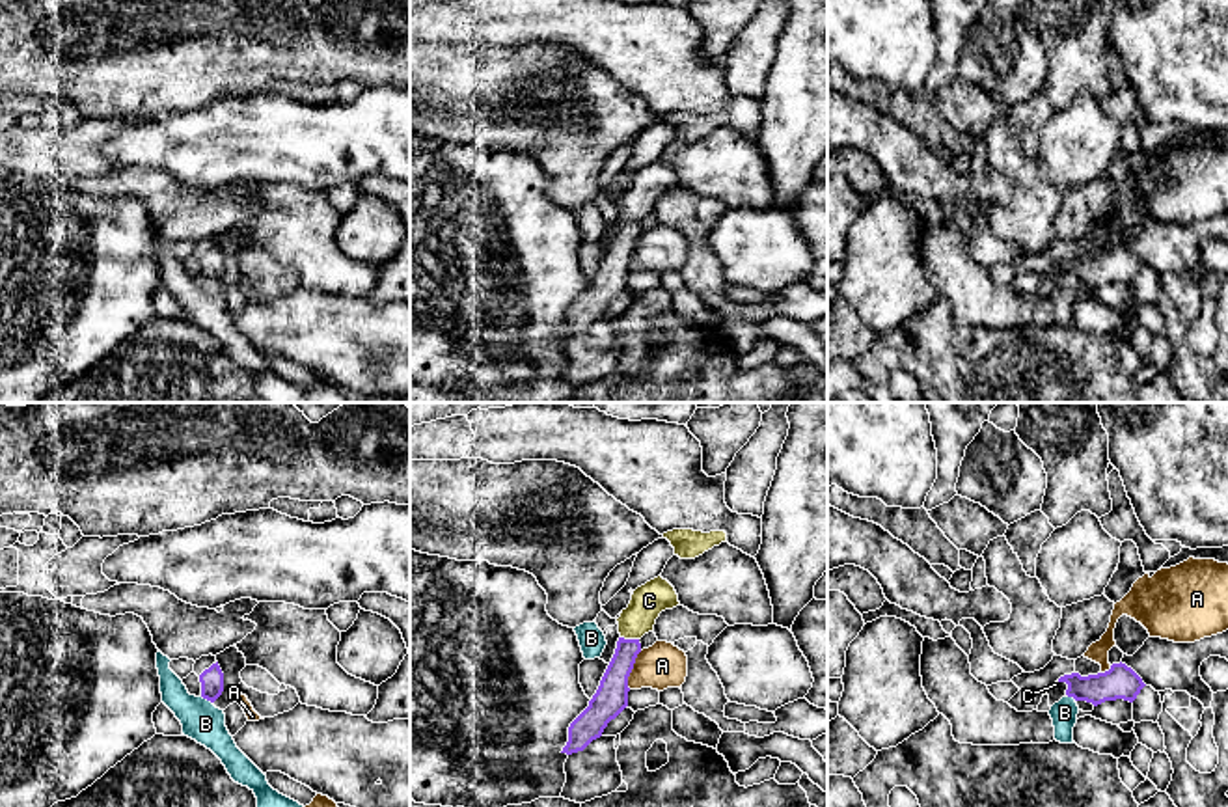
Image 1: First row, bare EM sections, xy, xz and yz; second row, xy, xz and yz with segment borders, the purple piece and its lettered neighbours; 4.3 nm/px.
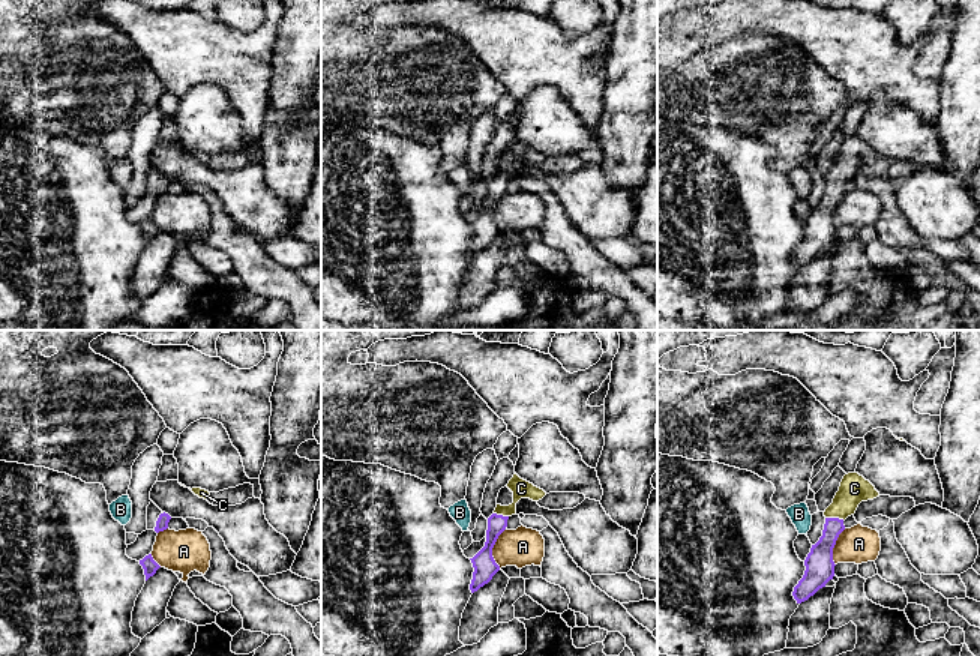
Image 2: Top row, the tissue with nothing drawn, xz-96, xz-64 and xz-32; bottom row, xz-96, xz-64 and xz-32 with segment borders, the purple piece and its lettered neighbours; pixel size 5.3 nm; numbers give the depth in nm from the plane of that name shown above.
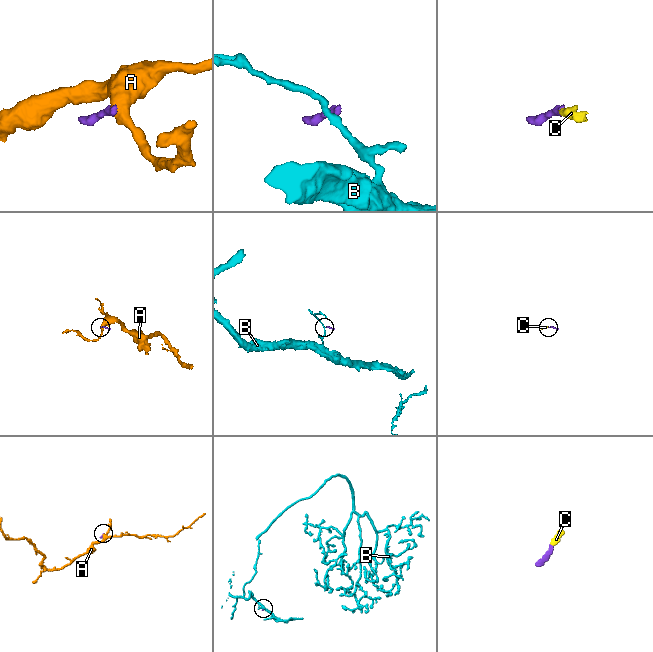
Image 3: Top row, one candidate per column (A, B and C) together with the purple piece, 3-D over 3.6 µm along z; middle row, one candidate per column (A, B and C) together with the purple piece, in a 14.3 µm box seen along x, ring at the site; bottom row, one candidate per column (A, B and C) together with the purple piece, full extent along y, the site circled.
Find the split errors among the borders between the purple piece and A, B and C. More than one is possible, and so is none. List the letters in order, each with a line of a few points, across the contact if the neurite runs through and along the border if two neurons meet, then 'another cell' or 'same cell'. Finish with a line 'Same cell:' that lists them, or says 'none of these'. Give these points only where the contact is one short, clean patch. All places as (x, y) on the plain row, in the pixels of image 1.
A: line xz (641, 233), (628, 259), (628, 271); another cell
B: line xy (202, 278), (211, 286); another cell
C: line xz (612, 276), (630, 222), (632, 207), (649, 183); same cell
Same cell: C

